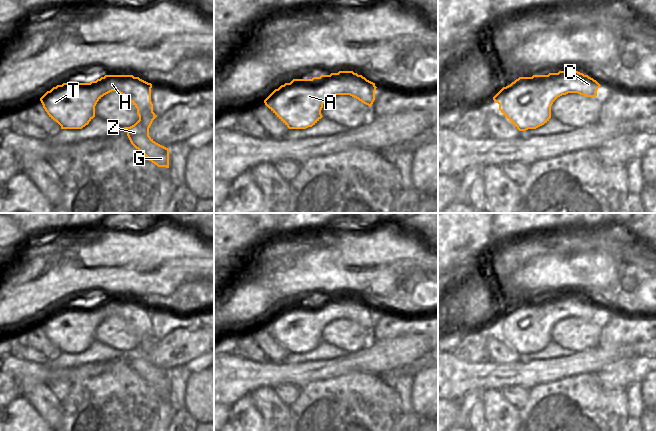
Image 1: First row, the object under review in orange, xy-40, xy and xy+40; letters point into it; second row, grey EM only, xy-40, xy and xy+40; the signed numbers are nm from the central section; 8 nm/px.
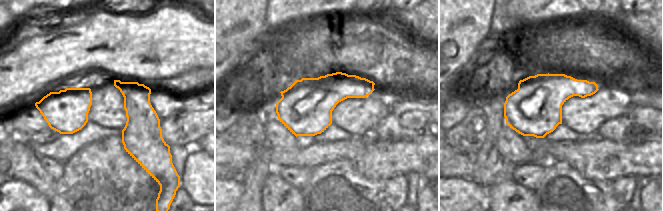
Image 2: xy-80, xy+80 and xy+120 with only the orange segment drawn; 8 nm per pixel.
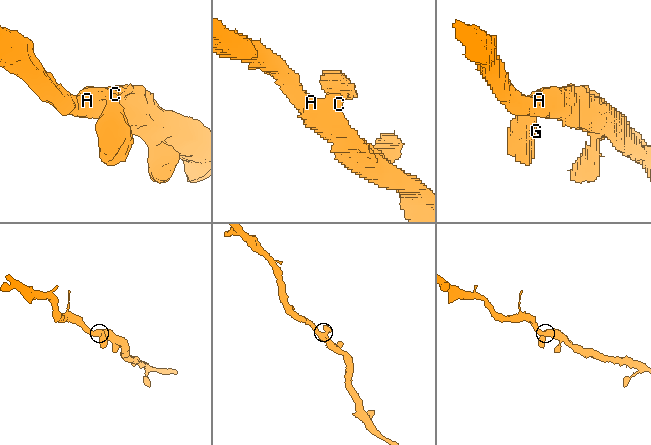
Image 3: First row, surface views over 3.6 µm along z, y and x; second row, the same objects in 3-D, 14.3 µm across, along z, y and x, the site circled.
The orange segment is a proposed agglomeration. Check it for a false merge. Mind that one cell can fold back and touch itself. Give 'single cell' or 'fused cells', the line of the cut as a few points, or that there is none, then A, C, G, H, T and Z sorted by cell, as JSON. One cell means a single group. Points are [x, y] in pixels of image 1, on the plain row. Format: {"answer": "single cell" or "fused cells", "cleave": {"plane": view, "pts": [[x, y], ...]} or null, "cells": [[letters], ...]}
{"answer": "single cell", "cleave": null, "cells": [["A", "C", "G", "H", "T", "Z"]]}

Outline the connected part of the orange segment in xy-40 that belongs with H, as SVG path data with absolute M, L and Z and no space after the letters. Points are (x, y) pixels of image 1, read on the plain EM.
M105 299L90 307L69 305L47 315L40 325L51 343L56 345L61 353L82 353L95 341L95 330L106 318L116 315L125 320L136 332L139 344L130 351L124 351L131 368L138 373L149 385L158 391L169 392L169 373L156 367L149 360L149 352L157 341L153 336L151 326L152 308L133 299Z

